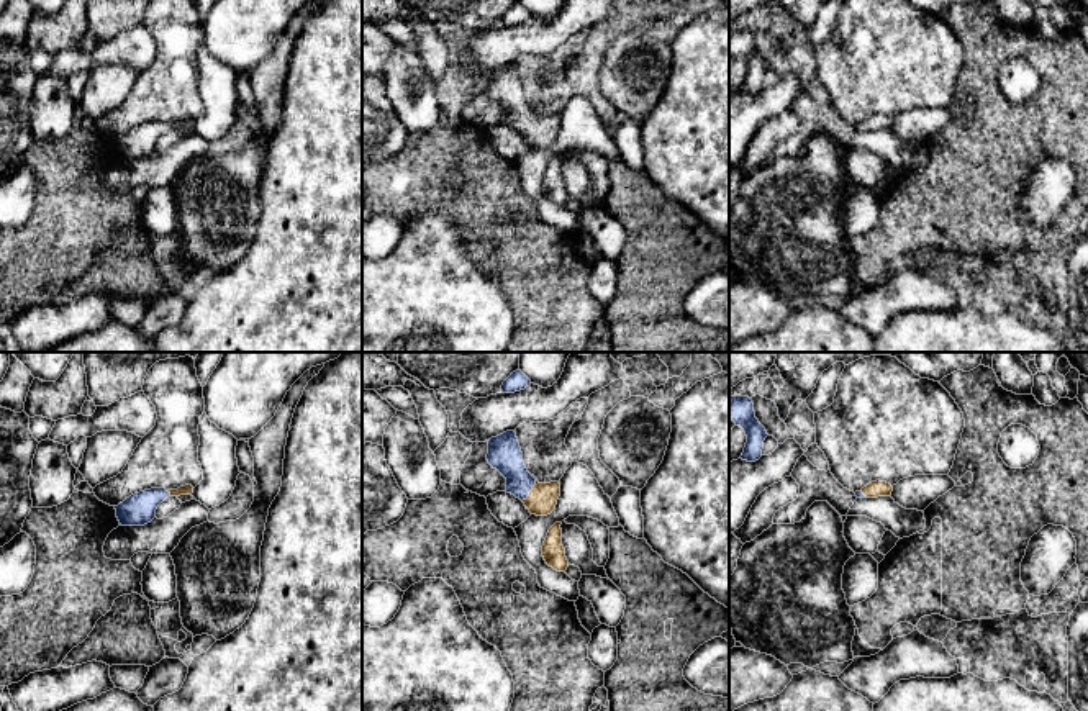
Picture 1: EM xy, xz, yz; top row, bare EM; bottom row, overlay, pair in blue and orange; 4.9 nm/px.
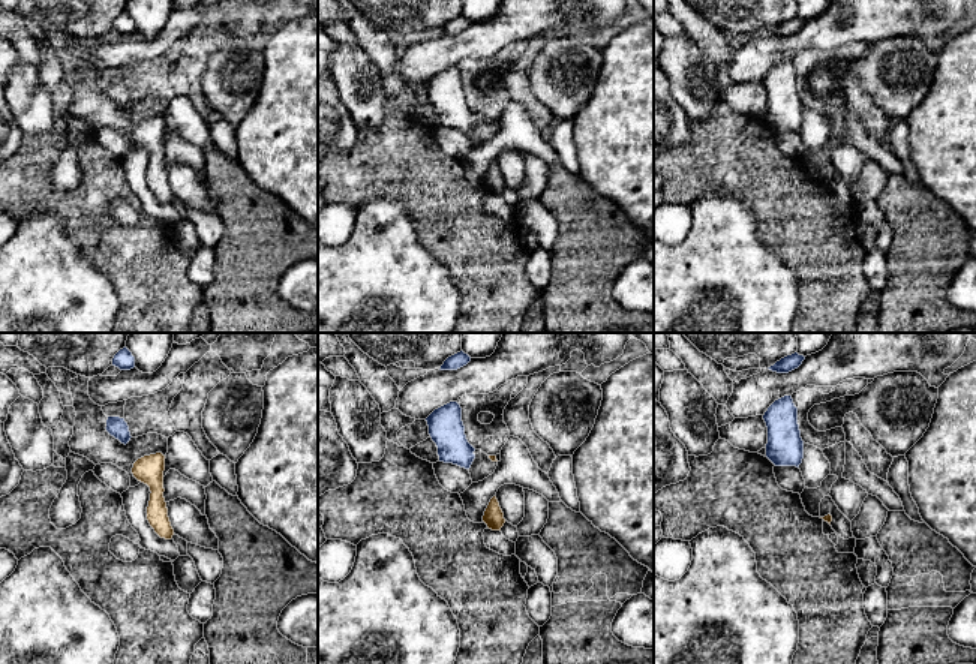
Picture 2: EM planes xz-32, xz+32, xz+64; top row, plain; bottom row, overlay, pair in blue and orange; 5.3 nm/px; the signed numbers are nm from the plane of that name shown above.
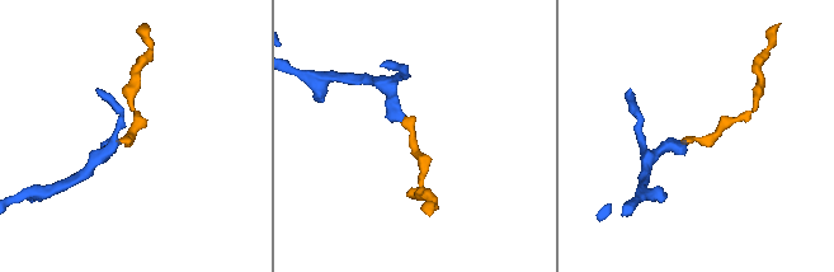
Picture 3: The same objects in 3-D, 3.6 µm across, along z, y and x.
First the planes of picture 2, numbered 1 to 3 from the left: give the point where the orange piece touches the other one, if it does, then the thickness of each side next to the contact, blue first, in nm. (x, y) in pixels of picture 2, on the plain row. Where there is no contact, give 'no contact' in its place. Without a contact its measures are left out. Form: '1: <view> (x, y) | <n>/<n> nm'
1: no contact
2: no contact
3: no contact

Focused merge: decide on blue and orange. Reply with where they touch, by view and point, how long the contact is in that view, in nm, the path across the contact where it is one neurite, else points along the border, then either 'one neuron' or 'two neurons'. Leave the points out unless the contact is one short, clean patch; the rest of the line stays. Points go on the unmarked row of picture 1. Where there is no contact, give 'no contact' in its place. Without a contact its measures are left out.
contact xz (530, 123); length 120 nm; way xz (505, 87), (516, 110), (530, 123), (543, 131); one neuron

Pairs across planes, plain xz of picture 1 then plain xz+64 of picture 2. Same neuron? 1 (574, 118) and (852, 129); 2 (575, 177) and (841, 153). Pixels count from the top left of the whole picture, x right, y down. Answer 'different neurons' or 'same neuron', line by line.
1: same neuron
2: same neuron

